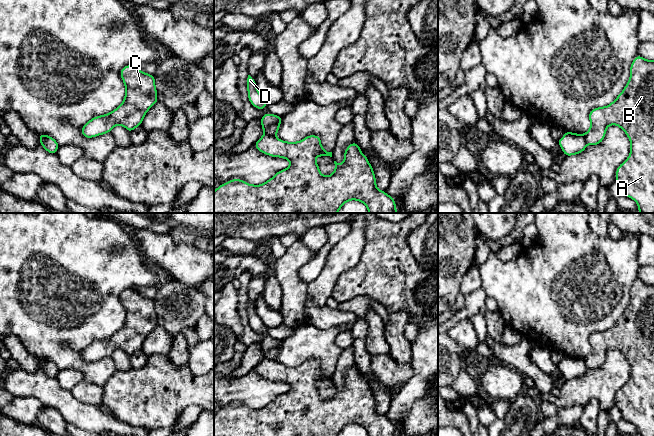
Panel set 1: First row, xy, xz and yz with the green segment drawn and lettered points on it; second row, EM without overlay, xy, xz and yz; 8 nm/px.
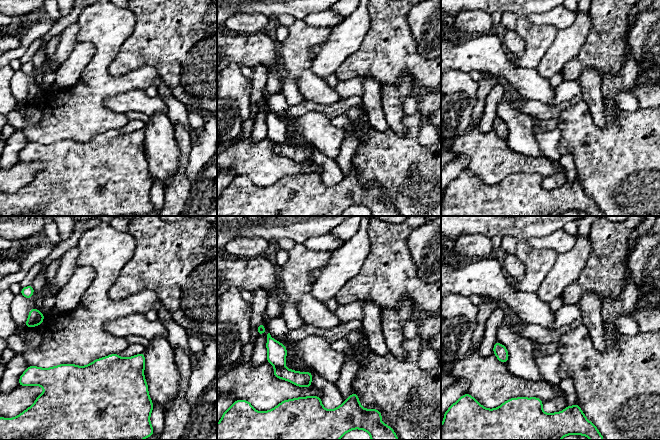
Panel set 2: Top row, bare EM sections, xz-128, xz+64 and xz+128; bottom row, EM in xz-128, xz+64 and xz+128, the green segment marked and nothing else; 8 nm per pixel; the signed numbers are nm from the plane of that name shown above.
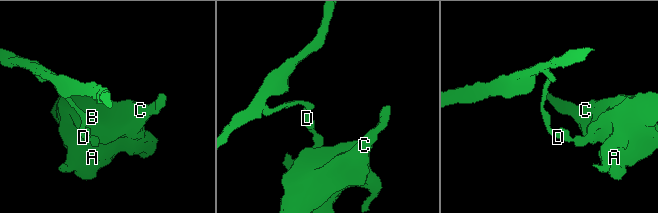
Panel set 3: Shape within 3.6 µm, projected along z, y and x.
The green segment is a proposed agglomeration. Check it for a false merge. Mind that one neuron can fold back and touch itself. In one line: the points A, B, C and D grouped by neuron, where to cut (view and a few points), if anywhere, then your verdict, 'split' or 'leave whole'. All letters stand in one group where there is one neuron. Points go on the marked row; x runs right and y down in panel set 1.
groups A B C / D; cut xz (264, 133), (275, 137); split

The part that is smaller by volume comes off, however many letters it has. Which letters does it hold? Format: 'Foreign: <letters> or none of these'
Foreign: D

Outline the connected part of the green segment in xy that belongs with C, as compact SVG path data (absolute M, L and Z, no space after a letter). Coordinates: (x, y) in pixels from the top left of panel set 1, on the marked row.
M127 65L120 71L120 76L126 88L122 104L112 112L88 121L81 128L85 138L110 133L116 125L132 132L142 124L148 110L158 102L153 75L142 72L133 65Z

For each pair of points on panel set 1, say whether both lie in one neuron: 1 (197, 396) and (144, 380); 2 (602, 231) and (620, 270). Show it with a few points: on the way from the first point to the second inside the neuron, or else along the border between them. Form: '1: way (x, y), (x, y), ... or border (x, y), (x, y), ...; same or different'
1: way (184, 388), (157, 386); same
2: border (587, 223), (599, 236), (607, 236); different

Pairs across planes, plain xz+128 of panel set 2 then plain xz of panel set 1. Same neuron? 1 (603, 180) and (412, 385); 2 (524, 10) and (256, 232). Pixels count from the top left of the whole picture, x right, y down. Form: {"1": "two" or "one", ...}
{"1": "two", "2": "one"}

